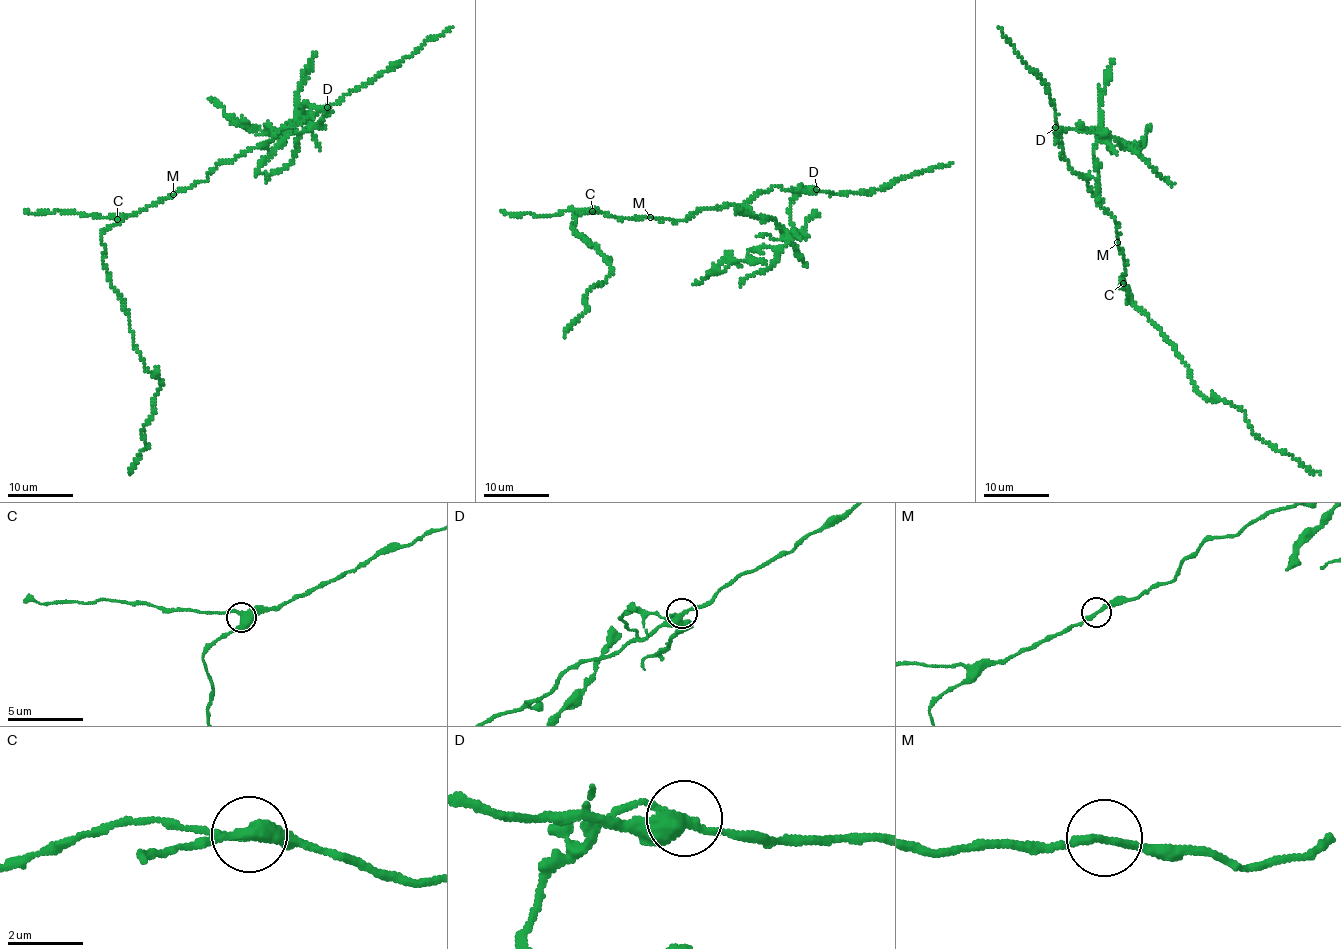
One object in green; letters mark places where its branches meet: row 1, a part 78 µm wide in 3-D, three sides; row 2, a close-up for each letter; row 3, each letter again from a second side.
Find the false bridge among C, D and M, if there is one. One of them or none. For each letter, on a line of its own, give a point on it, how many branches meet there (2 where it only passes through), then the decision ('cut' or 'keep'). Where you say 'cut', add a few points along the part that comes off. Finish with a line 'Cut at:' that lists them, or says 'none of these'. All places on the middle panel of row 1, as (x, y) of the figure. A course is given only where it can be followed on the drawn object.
C: place (592, 211); branches 3; keep
D: place (816, 189); branches 3; cut; course (817, 190), (802, 189), (793, 200), (795, 237), (782, 247), (751, 248), (748, 258), (694, 284)
M: place (650, 217); branches 2; keep
Cut at: D

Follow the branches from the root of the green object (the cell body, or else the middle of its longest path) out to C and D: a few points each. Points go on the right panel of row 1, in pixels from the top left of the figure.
C: (1117, 244), (1126, 265), (1123, 283)
D: (1117, 244), (1116, 222), (1096, 200), (1085, 178), (1077, 174), (1062, 157), (1056, 126)

